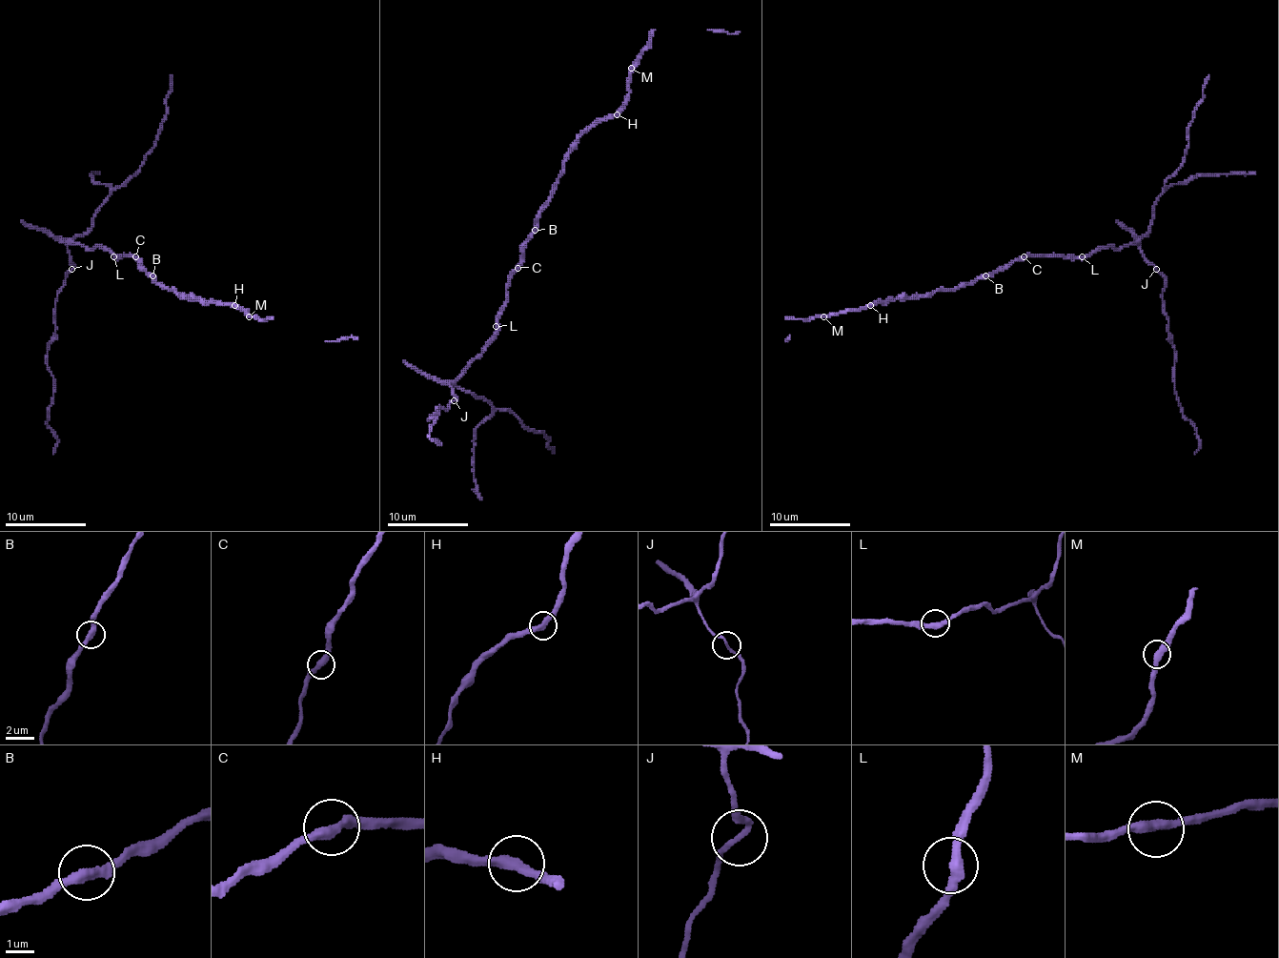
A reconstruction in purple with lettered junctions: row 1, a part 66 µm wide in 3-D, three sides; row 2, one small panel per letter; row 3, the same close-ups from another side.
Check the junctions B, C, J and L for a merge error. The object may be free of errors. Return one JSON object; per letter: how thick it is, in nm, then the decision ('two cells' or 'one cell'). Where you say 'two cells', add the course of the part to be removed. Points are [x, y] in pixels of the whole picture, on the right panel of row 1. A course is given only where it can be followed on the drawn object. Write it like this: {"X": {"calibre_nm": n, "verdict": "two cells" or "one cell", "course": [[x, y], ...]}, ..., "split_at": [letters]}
{"B": {"calibre_nm": 360, "verdict": "one cell"}, "C": {"calibre_nm": 360, "verdict": "one cell"}, "J": {"calibre_nm": 190, "verdict": "one cell"}, "L": {"calibre_nm": 360, "verdict": "one cell"}, "split_at": []}

